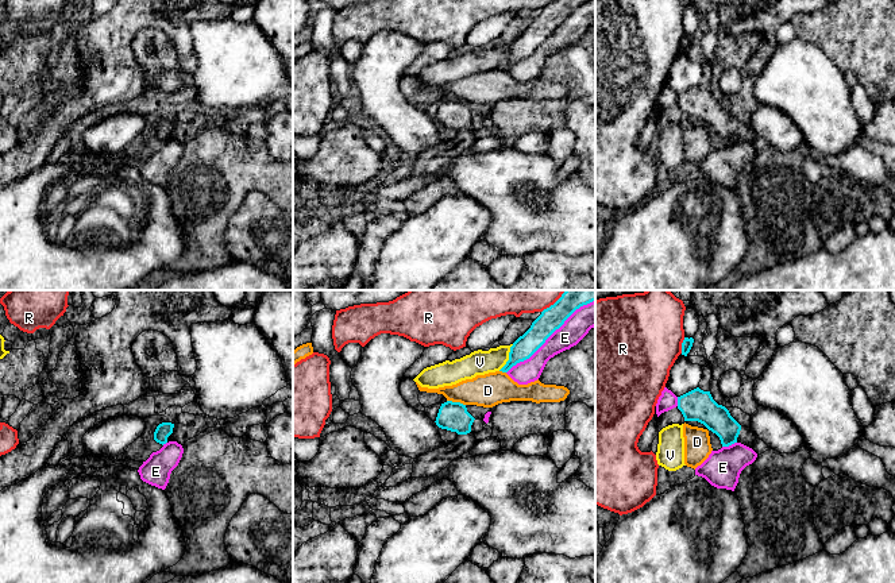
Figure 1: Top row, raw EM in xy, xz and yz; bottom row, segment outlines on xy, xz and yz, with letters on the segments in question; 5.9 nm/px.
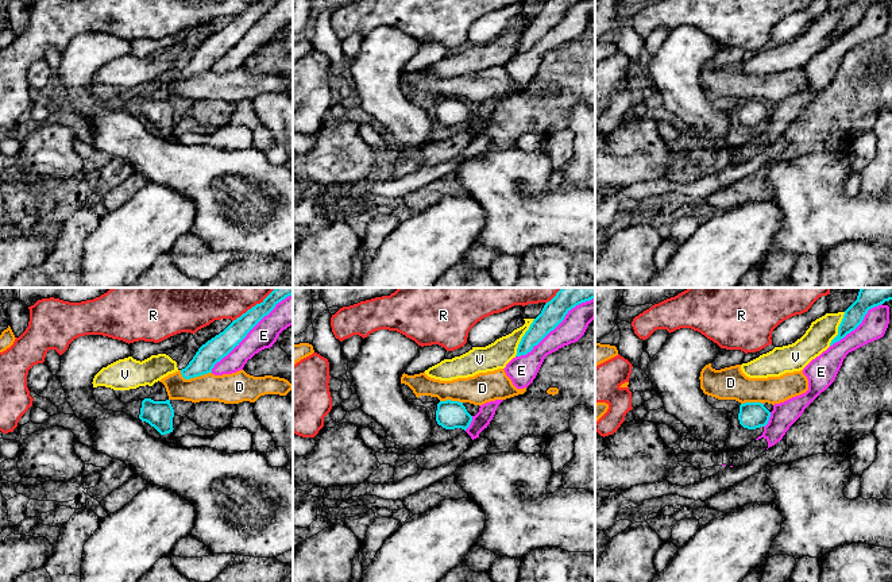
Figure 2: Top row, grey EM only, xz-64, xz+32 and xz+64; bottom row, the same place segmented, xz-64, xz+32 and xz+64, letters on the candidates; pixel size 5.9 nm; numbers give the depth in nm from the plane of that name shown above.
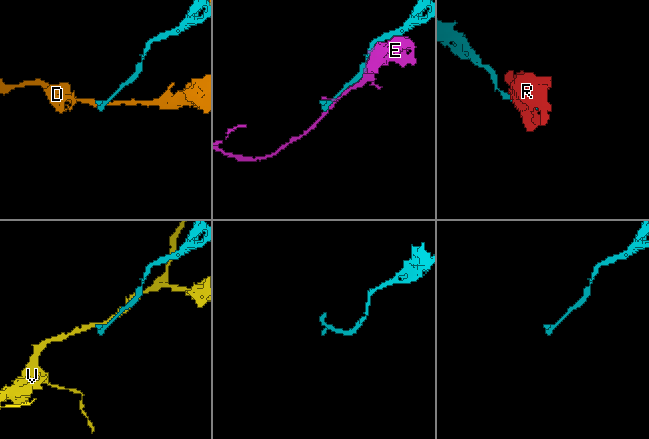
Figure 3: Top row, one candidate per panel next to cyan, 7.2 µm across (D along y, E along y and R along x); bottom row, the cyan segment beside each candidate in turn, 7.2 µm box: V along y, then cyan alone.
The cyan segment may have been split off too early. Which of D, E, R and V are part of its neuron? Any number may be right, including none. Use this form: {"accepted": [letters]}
{"accepted": []}

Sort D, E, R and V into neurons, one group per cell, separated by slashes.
D / E / R / V

